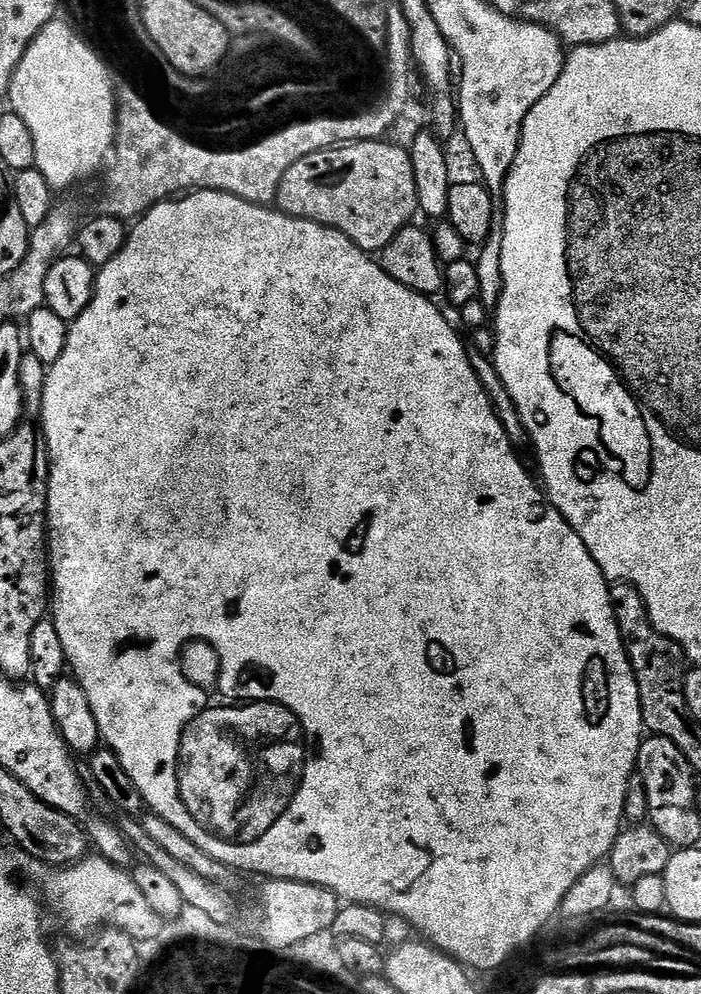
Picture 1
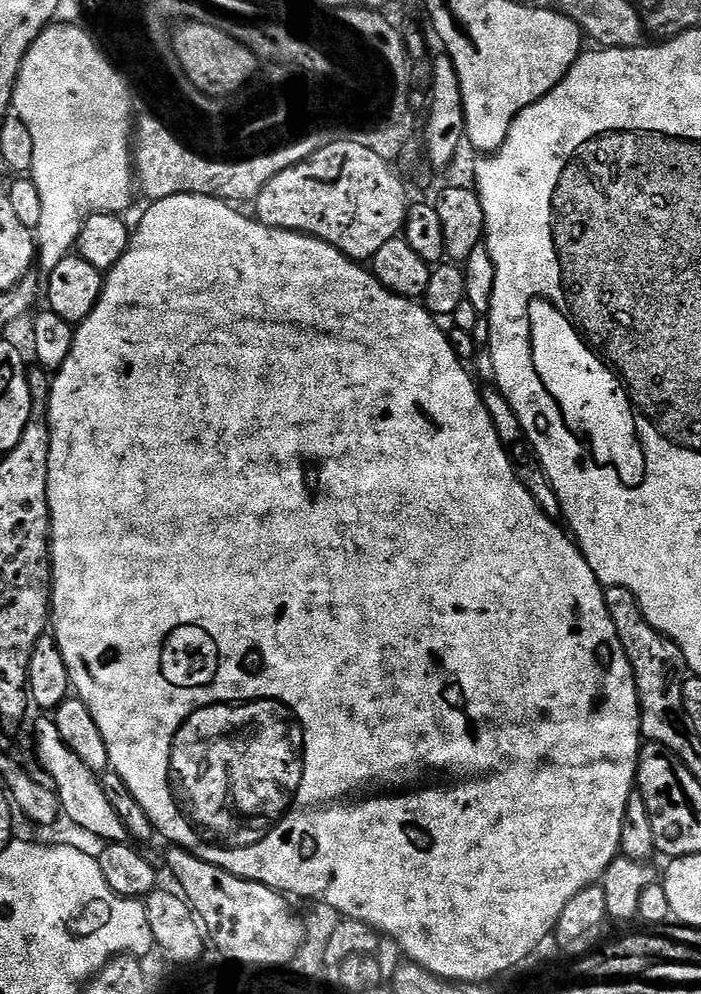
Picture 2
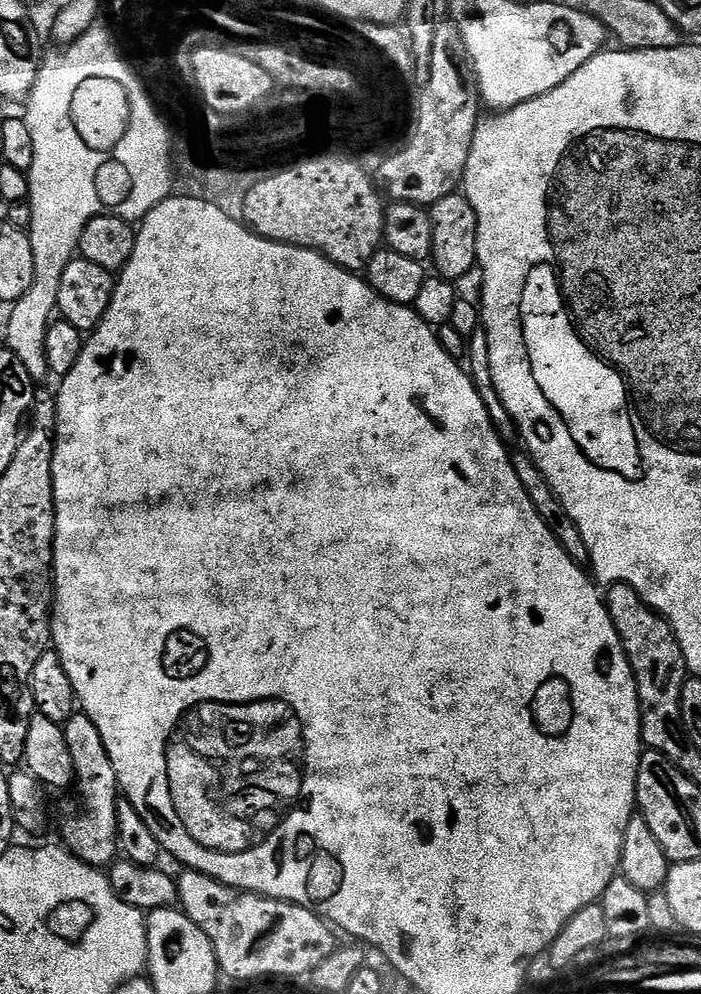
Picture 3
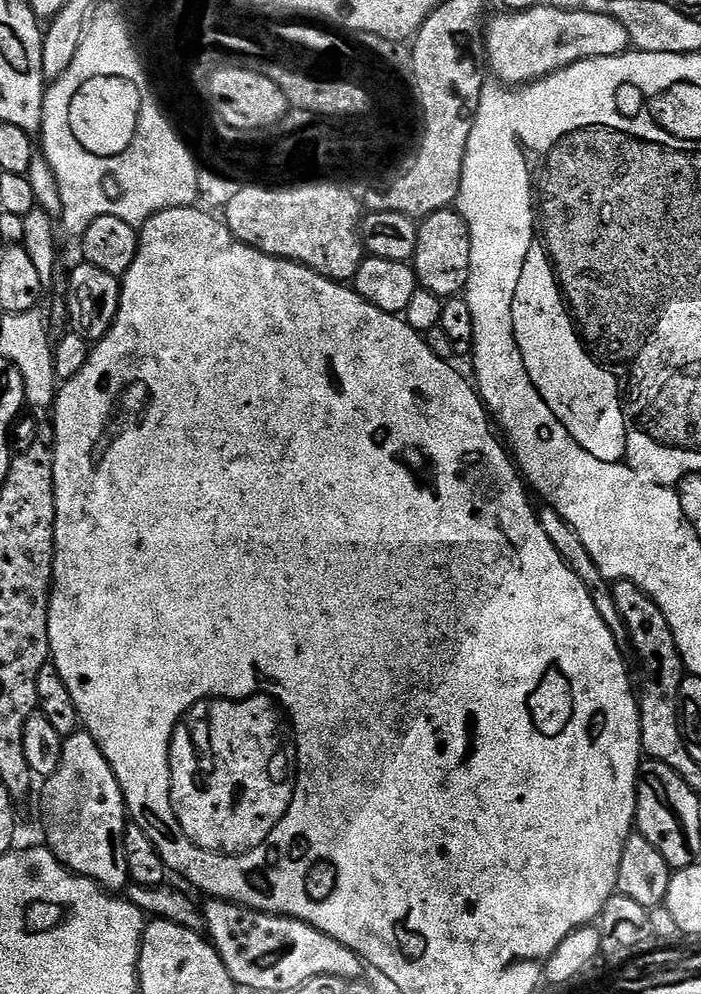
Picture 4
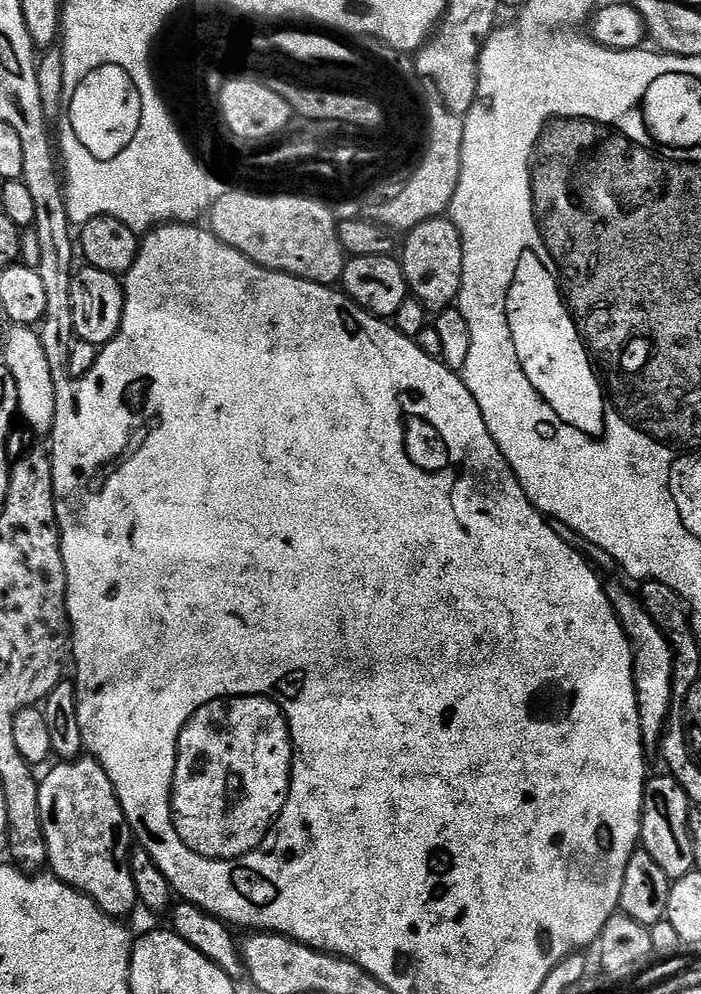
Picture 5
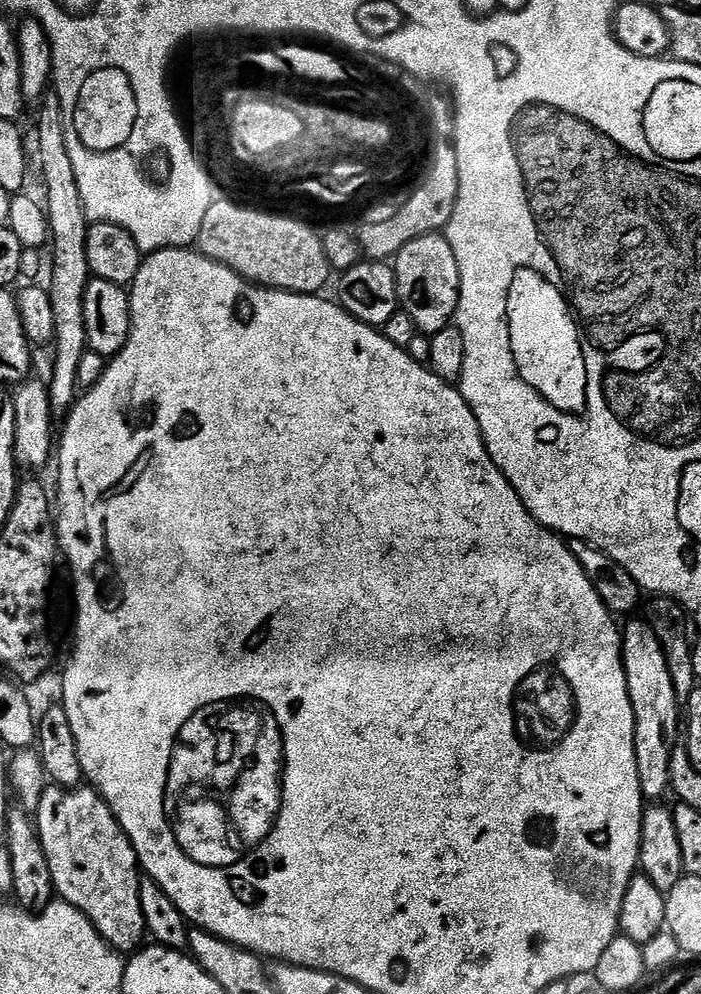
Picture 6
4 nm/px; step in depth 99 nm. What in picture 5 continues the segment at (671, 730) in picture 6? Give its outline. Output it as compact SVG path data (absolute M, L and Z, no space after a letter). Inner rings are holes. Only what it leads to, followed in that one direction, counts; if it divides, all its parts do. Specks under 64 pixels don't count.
M608 584L606 591L608 600L628 635L632 647L632 677L636 687L638 702L638 718L645 745L659 745L664 735L664 726L668 723L672 708L672 684L674 685L674 652L668 645L668 637L653 622L643 603L635 595L632 596L620 584Z

